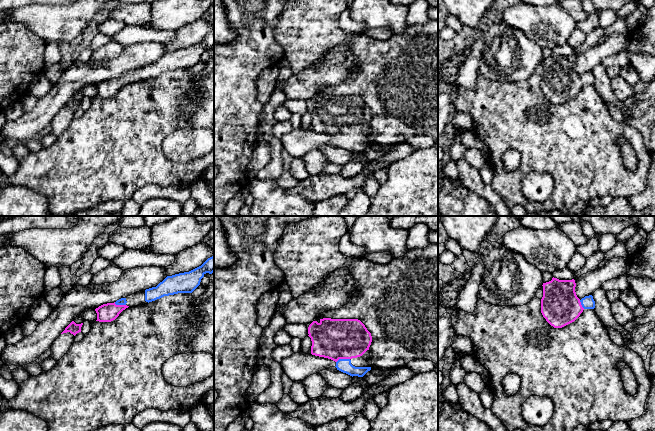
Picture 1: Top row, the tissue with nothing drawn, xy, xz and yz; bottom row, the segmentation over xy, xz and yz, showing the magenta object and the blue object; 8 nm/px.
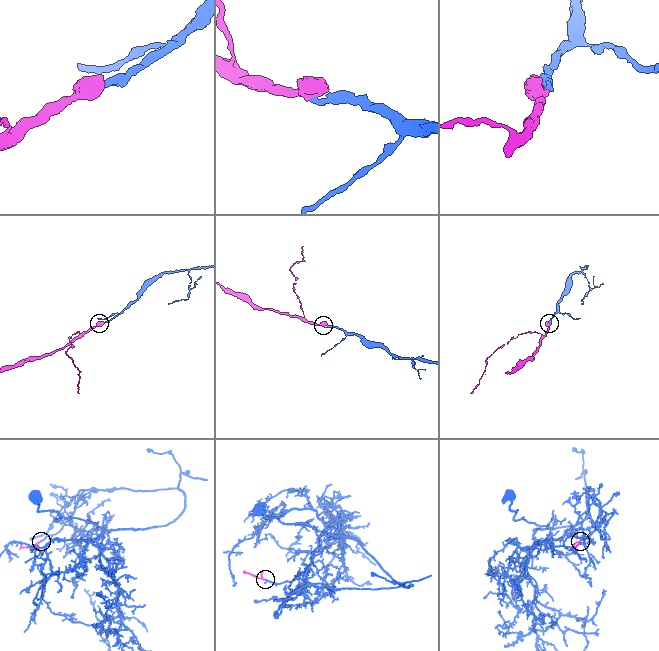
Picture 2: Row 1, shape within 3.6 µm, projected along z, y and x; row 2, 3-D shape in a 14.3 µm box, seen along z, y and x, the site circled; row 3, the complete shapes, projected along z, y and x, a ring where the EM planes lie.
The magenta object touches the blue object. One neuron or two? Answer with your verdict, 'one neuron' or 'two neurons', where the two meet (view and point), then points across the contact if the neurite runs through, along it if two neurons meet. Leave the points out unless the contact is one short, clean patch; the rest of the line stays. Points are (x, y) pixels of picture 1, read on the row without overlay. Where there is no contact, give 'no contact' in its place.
one neuron; contact xz (342, 134); way xz (335, 115), (341, 121), (342, 134), (344, 141)

